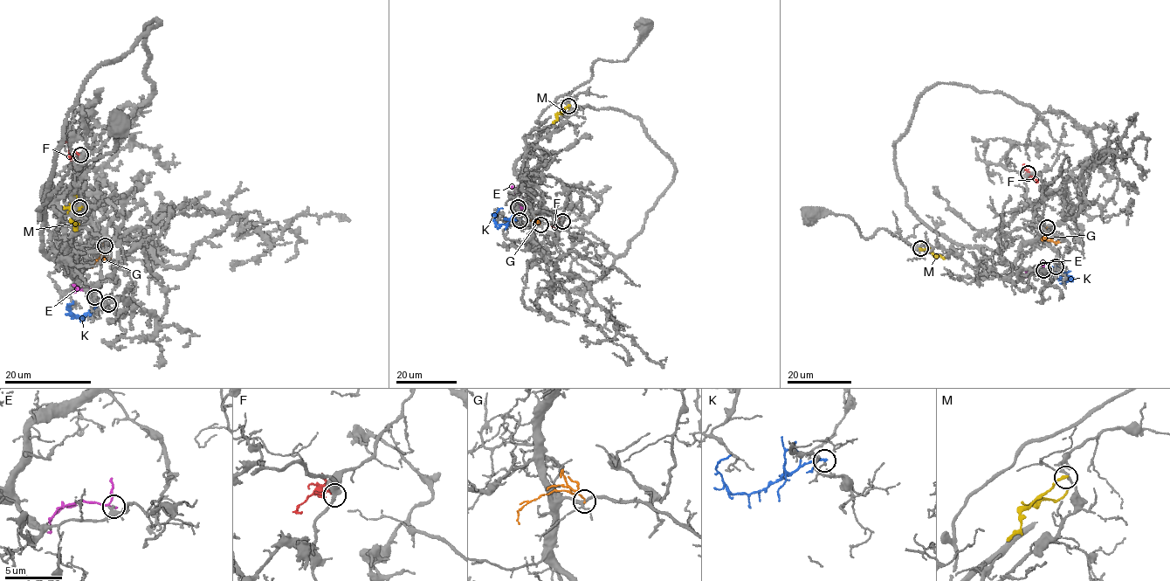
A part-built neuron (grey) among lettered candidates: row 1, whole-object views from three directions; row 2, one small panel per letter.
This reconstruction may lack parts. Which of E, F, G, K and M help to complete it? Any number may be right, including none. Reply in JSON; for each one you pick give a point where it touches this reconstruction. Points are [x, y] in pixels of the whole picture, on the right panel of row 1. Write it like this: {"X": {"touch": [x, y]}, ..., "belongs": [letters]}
{"F": {"touch": [1028, 173]}, "G": {"touch": [1047, 227]}, "belongs": ["F", "G"]}

